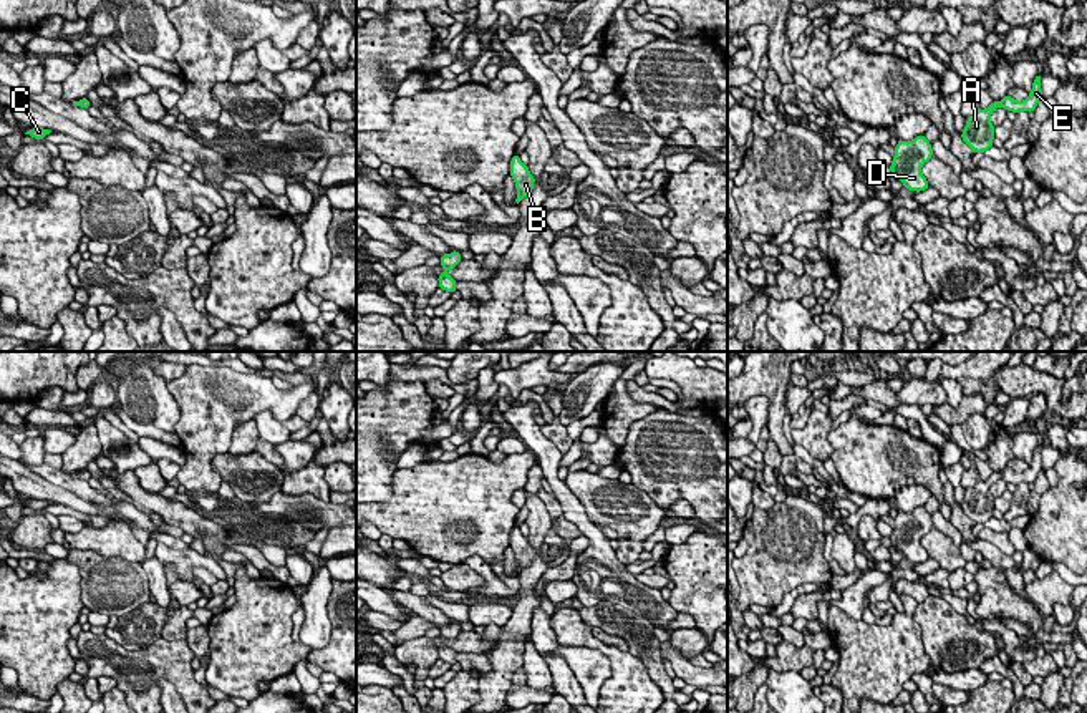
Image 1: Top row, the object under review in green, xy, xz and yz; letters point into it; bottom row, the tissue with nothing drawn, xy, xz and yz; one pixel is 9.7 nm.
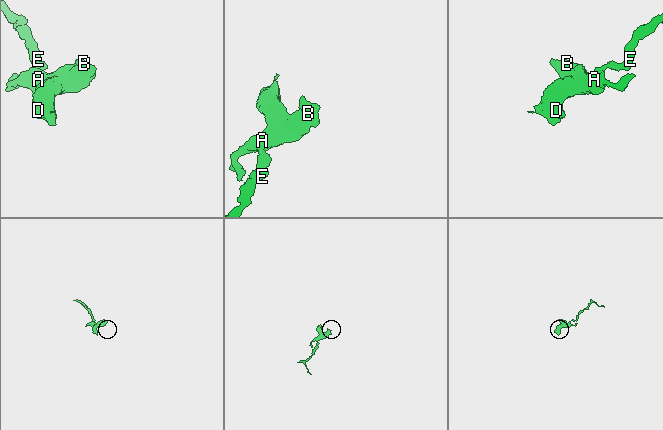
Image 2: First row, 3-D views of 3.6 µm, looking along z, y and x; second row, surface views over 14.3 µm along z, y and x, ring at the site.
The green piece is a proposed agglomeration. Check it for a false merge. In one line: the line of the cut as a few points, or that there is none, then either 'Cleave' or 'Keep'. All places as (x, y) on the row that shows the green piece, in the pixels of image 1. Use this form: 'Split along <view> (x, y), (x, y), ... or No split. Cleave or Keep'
No split. Keep

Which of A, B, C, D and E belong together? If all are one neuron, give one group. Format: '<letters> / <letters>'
A B C D E

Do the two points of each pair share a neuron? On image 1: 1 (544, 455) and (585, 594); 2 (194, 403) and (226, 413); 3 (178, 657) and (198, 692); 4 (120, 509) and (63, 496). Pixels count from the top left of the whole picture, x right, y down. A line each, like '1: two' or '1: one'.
1: one
2: one
3: one
4: one

